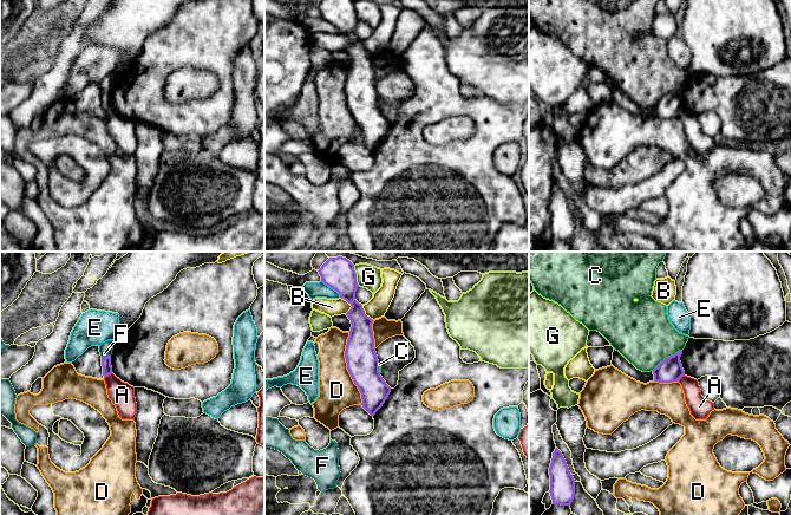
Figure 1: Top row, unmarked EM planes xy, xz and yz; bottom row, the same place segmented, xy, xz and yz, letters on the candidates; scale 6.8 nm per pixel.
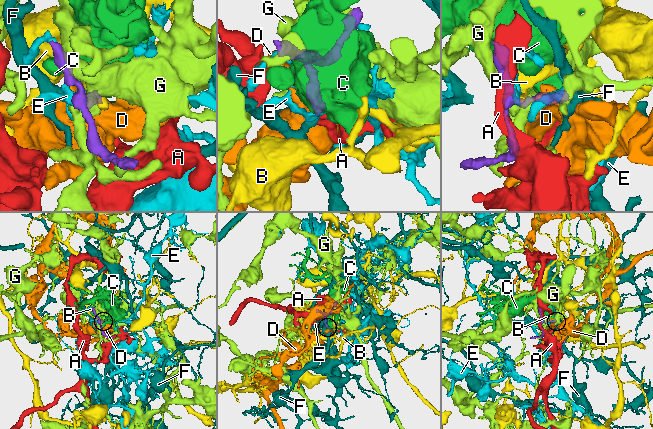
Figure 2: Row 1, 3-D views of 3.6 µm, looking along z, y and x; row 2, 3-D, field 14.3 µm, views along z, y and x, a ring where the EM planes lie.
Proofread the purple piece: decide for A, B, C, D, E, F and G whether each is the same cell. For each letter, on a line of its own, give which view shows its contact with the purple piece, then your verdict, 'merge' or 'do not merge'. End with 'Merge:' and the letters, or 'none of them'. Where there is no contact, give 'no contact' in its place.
A: xy | do not merge
B: xz | do not merge
C: yz | do not merge
D: xz | do not merge
E: xz | do not merge
F: xy | do not merge
G: xz | do not merge
Merge: none of them

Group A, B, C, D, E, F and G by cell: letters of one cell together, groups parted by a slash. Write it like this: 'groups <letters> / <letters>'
groups A / B / C / D / E / F / G

